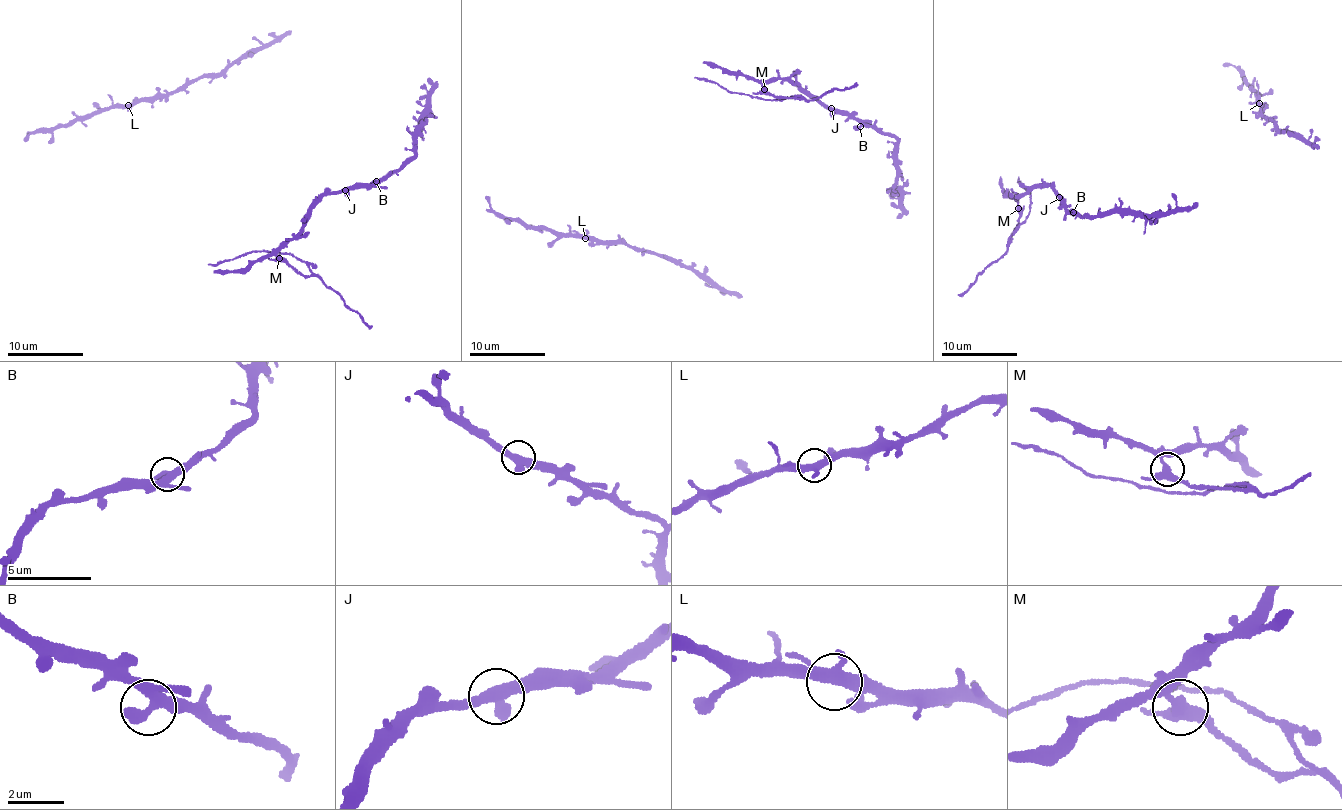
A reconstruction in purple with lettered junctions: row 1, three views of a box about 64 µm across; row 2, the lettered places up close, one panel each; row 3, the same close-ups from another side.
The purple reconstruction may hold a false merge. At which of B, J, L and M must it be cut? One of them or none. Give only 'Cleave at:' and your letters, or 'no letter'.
Cleave at: M

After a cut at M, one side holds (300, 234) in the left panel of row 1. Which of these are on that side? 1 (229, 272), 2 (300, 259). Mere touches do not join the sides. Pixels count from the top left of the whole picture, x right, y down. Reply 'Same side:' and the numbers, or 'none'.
Same side: 1

